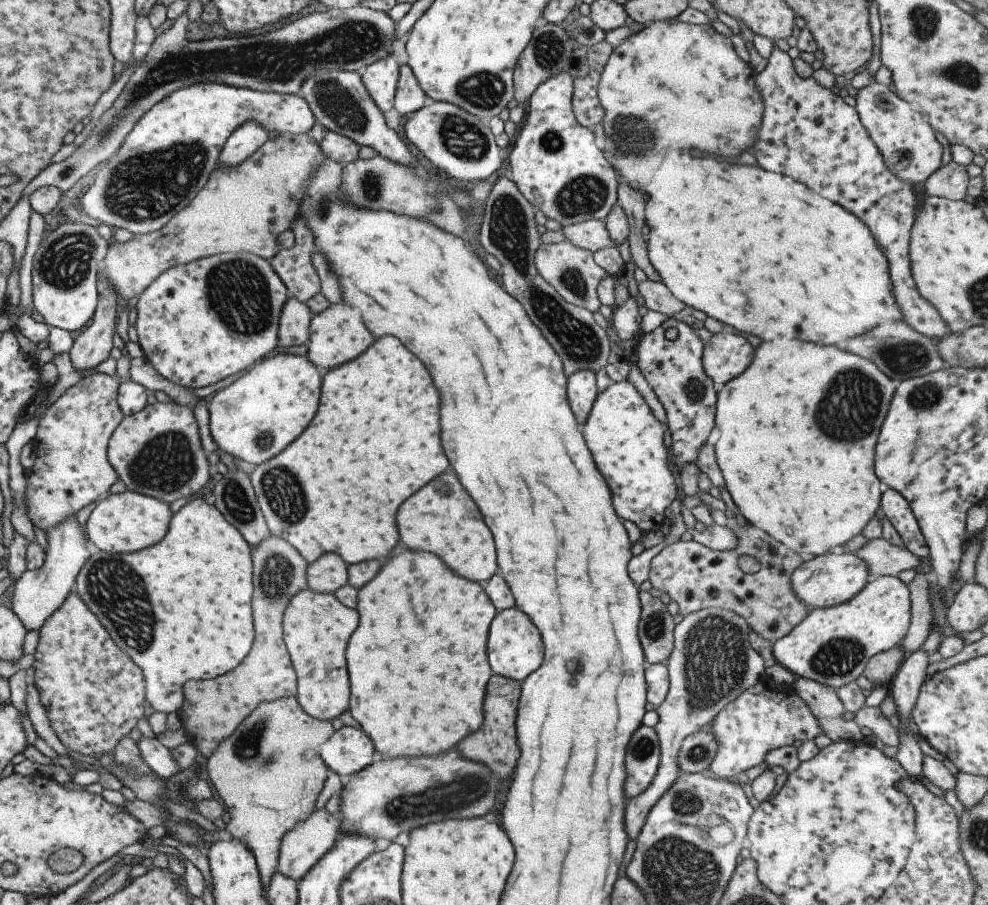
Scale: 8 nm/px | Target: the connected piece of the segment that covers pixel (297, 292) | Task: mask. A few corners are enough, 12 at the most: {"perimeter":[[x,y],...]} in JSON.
{"perimeter":[[301,215],[290,226],[294,246],[270,268],[286,296],[305,303],[320,292],[309,254],[314,235]]}

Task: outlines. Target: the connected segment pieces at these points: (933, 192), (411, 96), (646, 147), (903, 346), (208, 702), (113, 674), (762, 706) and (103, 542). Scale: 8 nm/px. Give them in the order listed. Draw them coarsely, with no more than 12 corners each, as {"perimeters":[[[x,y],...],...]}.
{"perimeters":[[[950,161],[923,182],[925,195],[963,200],[965,167]],[[400,66],[393,116],[410,116],[427,101],[411,70]],[[645,24],[598,81],[605,151],[735,156],[753,68],[709,24]],[[885,321],[845,350],[895,382],[943,367],[935,342]],[[250,546],[254,640],[236,668],[183,684],[181,738],[206,758],[262,701],[296,696],[282,640],[308,563]],[[75,592],[38,629],[33,685],[95,759],[143,716],[140,669]],[[763,675],[707,726],[709,769],[736,777],[823,733],[791,688]],[[129,490],[99,500],[85,527],[123,555],[163,539],[165,502]]]}

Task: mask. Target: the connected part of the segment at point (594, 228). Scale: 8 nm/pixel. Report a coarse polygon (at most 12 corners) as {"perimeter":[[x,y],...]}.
{"perimeter":[[597,220],[561,226],[566,242],[591,253],[611,247]]}

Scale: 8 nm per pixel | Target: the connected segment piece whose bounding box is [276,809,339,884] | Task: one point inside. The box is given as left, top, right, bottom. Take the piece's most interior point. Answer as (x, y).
(299, 850)

